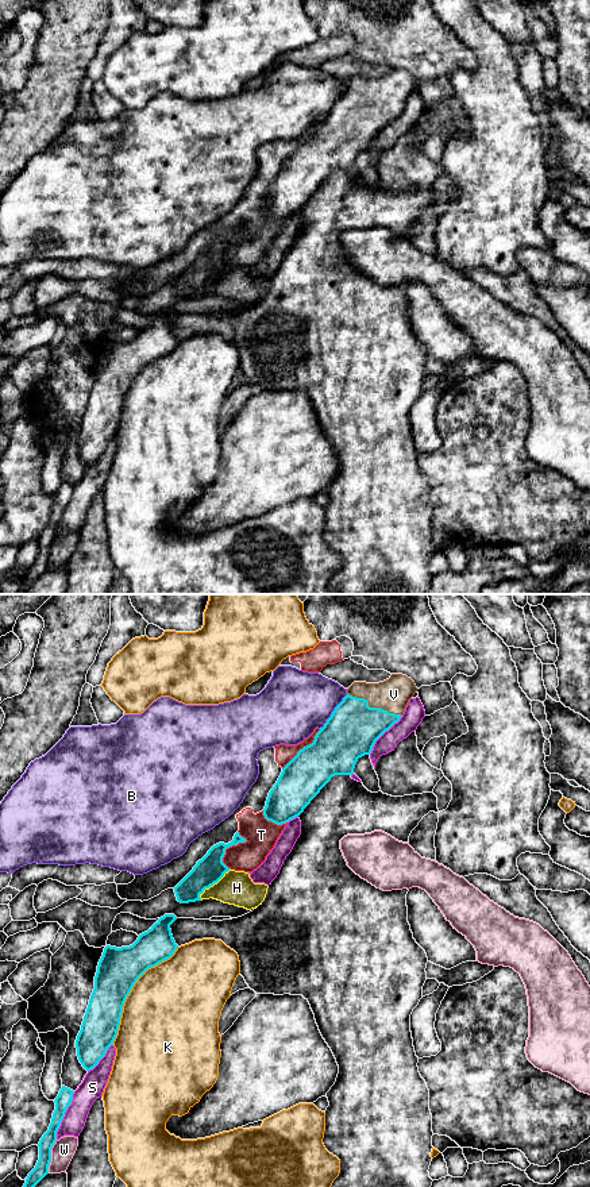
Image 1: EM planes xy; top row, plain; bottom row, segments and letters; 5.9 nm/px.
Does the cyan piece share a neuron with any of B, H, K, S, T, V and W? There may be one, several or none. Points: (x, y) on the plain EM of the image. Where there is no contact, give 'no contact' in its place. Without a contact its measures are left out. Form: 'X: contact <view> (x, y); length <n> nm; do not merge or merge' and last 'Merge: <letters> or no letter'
B: contact xy (332, 107); length 260 nm; do not merge
H: contact xy (212, 280); length 260 nm; do not merge
K: contact xy (130, 386); length 700 nm; do not merge
S: contact xy (64, 511); length 300 nm; do not merge
T: contact xy (231, 241); length 240 nm; do not merge
V: contact xy (373, 103); length 360 nm; merge
W: contact xy (50, 551); length 200 nm; do not merge
Merge: V

